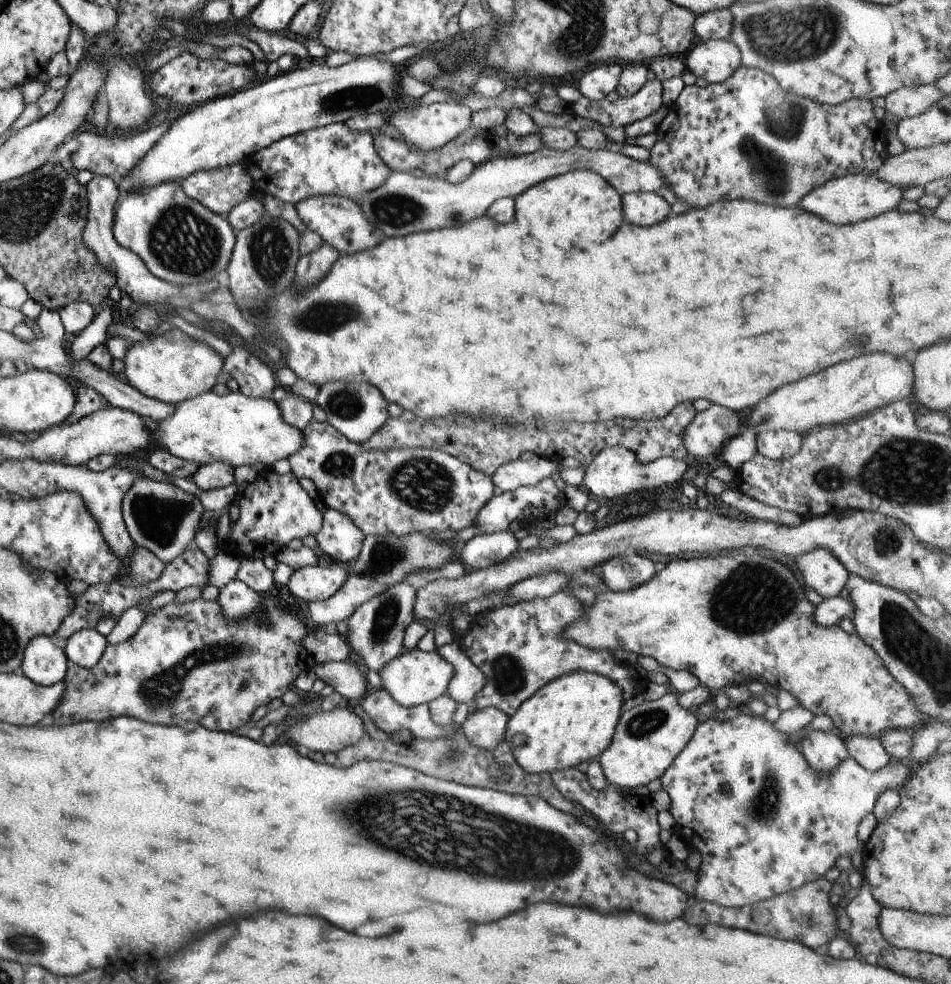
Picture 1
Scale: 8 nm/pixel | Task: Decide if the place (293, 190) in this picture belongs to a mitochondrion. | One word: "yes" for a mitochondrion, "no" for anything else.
no

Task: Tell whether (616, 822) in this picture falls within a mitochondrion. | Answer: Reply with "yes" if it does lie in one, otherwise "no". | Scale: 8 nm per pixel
no

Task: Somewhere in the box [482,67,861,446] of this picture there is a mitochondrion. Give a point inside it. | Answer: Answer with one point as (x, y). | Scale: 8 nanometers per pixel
(768, 171)

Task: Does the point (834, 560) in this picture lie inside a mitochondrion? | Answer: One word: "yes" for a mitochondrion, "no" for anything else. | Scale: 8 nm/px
no

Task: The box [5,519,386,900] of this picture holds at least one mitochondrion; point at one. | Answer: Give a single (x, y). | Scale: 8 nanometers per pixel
(154, 695)

